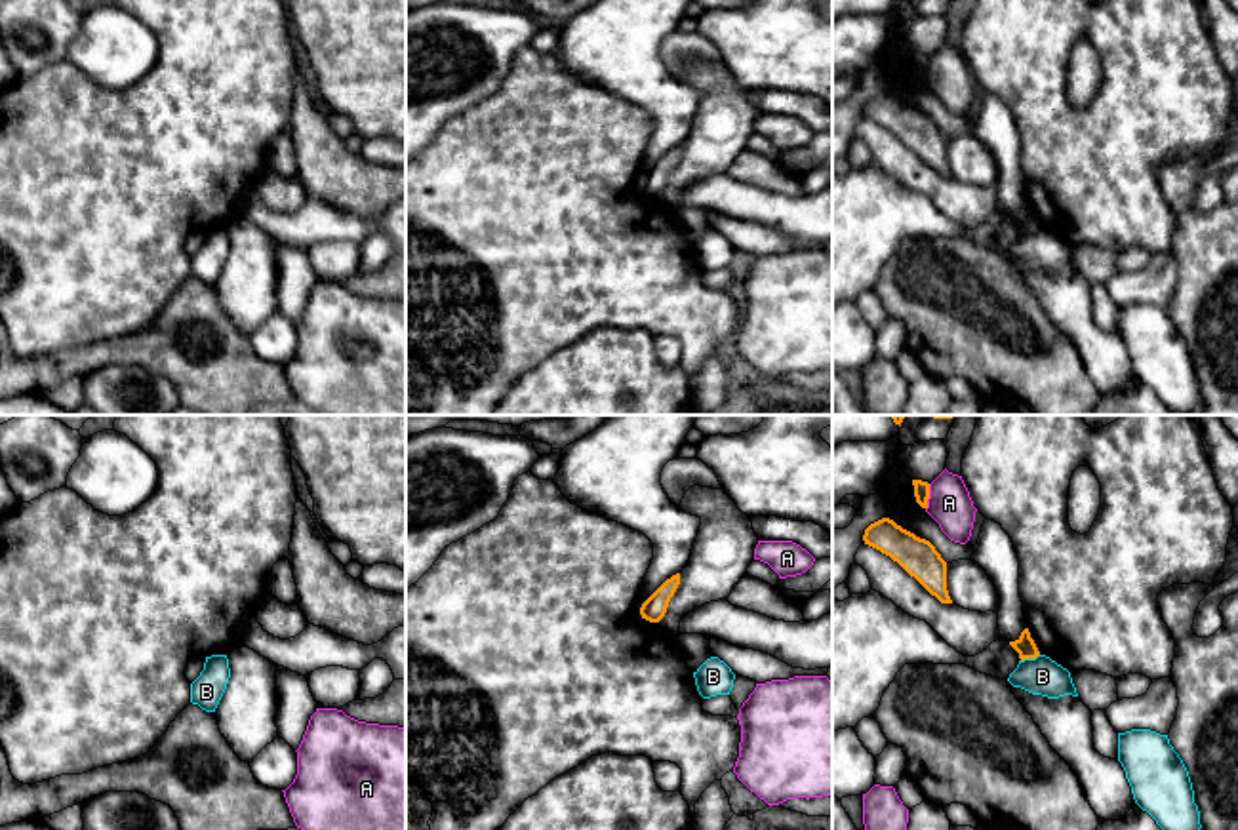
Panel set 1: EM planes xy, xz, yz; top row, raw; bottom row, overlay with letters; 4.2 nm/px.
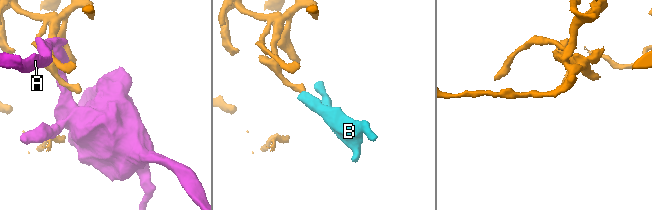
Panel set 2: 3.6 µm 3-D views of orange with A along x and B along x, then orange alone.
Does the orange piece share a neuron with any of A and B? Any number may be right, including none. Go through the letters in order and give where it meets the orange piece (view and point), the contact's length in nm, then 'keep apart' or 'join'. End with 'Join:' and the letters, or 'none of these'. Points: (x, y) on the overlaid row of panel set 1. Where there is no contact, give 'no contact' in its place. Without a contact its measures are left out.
A: yz (928, 497) | 110 nm | keep apart
B: yz (1029, 657) | 90 nm | keep apart
Join: none of these

